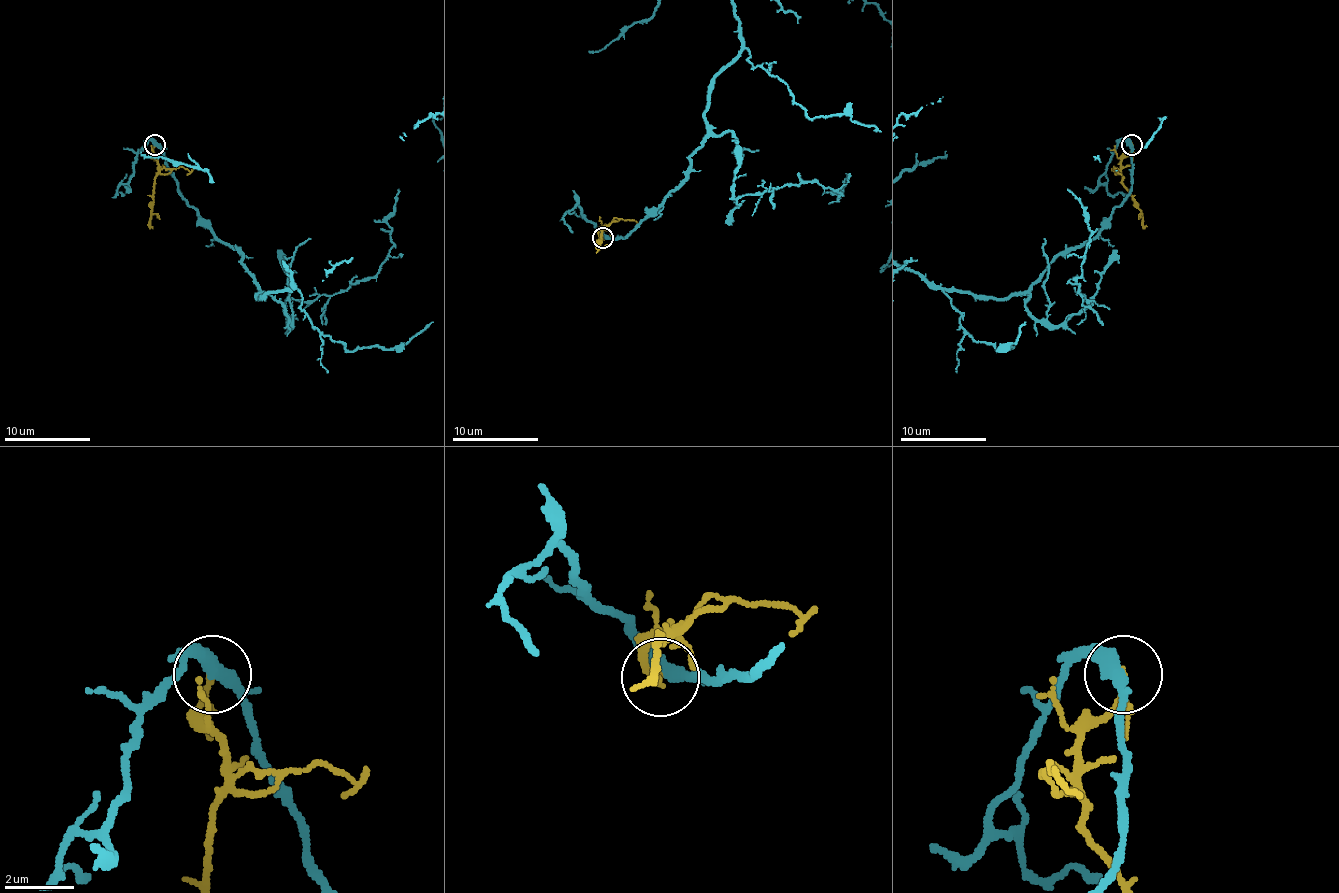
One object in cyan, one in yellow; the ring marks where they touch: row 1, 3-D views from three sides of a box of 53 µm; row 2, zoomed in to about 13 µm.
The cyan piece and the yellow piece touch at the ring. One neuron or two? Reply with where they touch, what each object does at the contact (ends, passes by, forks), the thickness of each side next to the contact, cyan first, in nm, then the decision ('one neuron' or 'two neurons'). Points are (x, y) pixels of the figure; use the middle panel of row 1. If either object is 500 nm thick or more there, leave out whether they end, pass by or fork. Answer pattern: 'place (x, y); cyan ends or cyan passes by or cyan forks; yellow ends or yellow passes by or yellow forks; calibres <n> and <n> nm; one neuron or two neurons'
place (602, 238); cyan forks; yellow passes by; calibres 320 and 160 nm; two neurons

